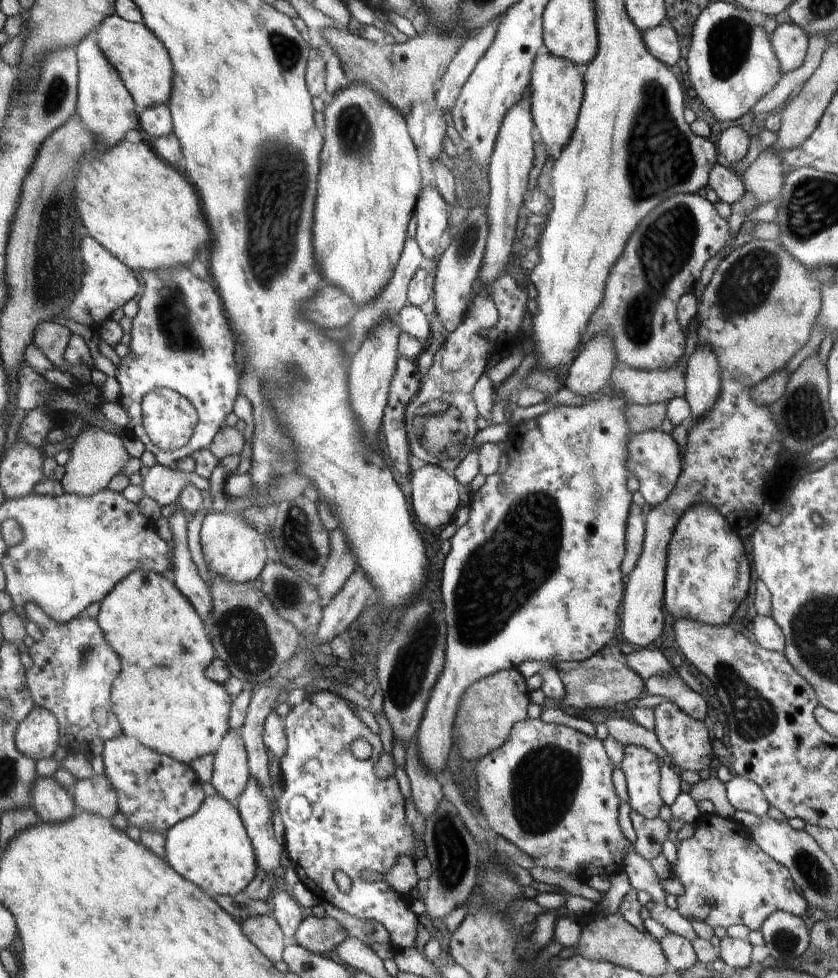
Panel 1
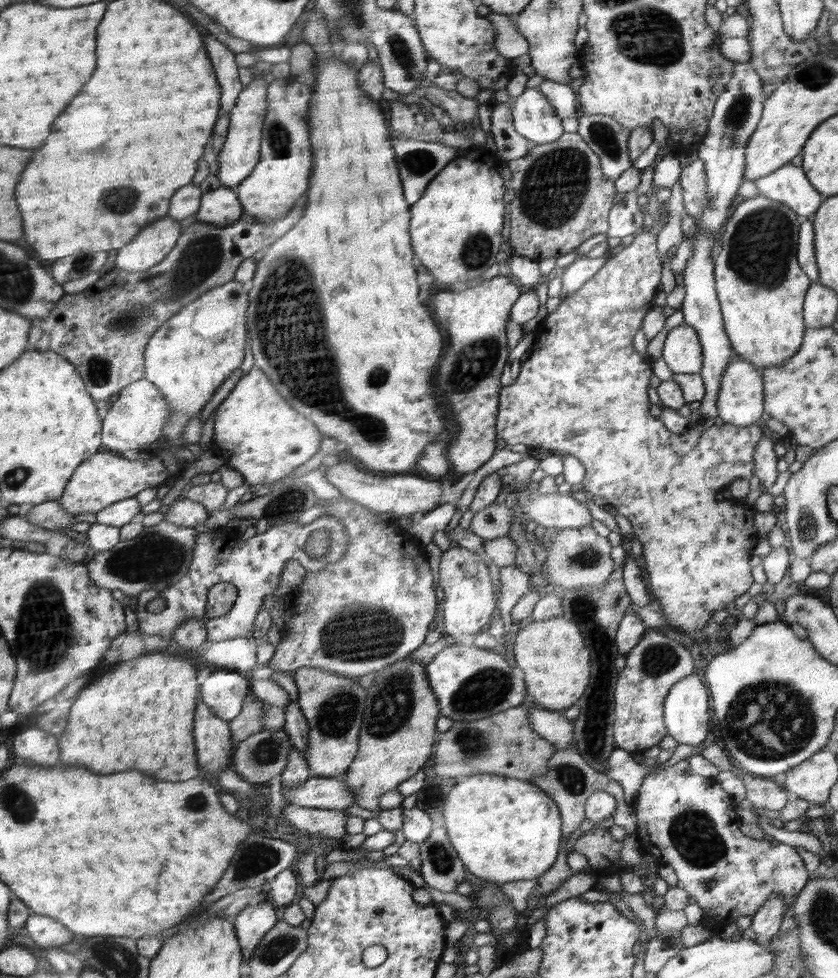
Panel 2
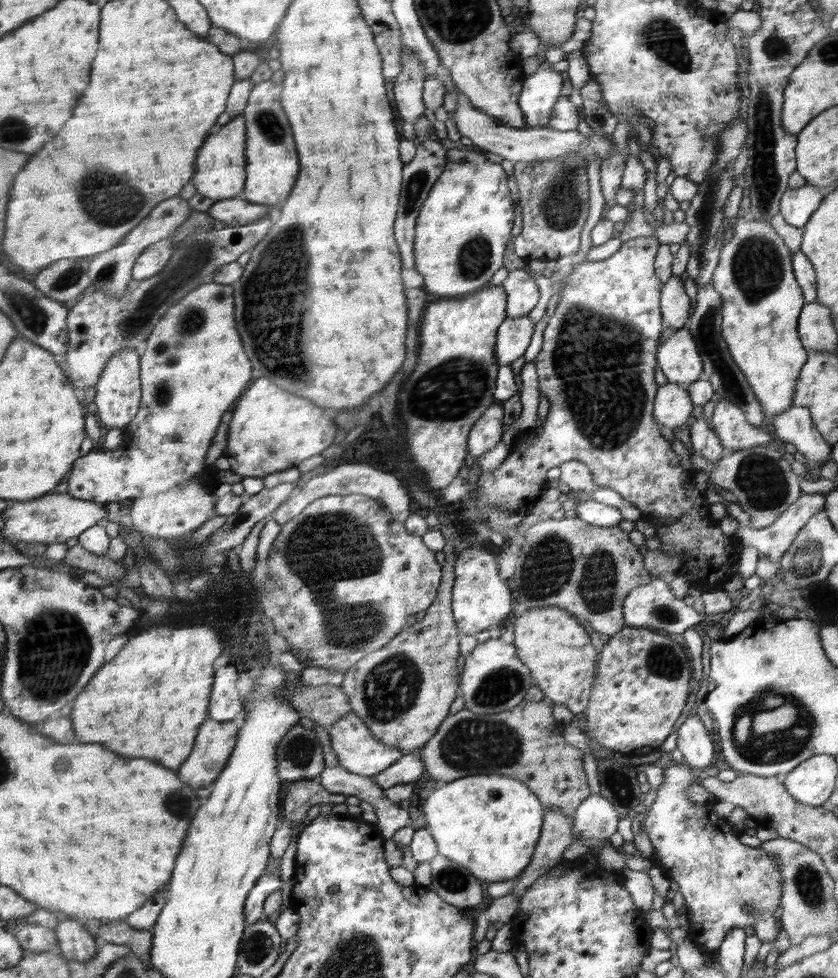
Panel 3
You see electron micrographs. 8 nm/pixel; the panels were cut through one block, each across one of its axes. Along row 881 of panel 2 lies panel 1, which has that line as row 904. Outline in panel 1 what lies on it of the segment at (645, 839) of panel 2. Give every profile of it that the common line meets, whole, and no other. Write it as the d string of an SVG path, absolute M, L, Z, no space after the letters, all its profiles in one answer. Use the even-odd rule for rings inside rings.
M718 815L718 826L714 822L714 830L710 828L710 822L699 820L695 824L694 834L686 840L676 841L677 860L674 869L671 868L671 877L678 878L682 884L684 892L677 896L677 910L689 921L701 920L704 922L710 912L724 912L724 920L718 920L726 928L732 924L742 924L751 931L760 930L762 924L774 912L784 910L784 912L793 913L800 916L808 910L809 904L805 897L795 889L792 873L774 860L773 857L766 853L764 849L758 846L744 828L742 822L736 822L733 817L723 818Z

